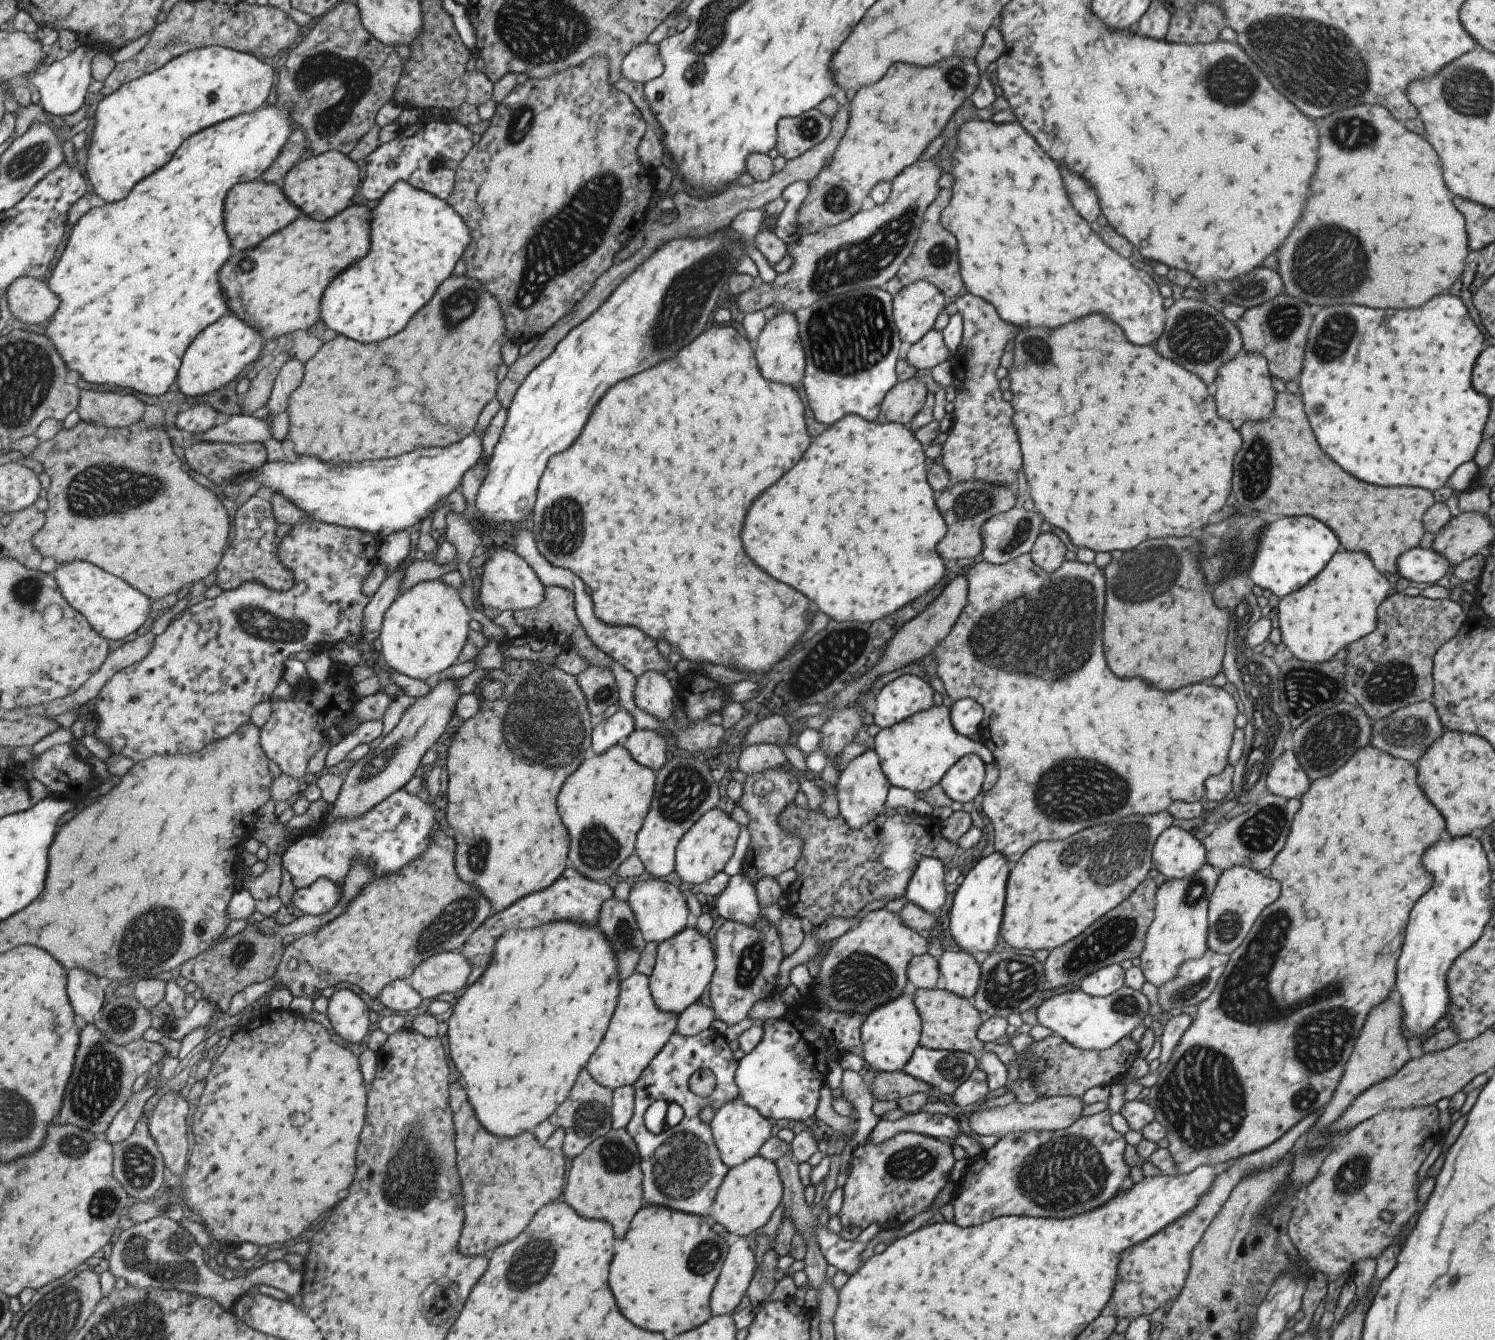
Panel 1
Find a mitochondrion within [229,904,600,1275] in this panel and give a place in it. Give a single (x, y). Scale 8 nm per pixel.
(415, 1174)

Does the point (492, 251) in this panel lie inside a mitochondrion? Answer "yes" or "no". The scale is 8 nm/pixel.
no

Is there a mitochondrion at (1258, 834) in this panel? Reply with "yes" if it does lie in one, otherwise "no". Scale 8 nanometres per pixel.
yes

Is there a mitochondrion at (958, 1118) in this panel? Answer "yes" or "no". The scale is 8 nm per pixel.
no

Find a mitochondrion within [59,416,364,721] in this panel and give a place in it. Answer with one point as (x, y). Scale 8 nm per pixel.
(108, 489)

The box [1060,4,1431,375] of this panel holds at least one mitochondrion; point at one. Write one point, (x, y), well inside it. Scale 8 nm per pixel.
(1278, 43)

